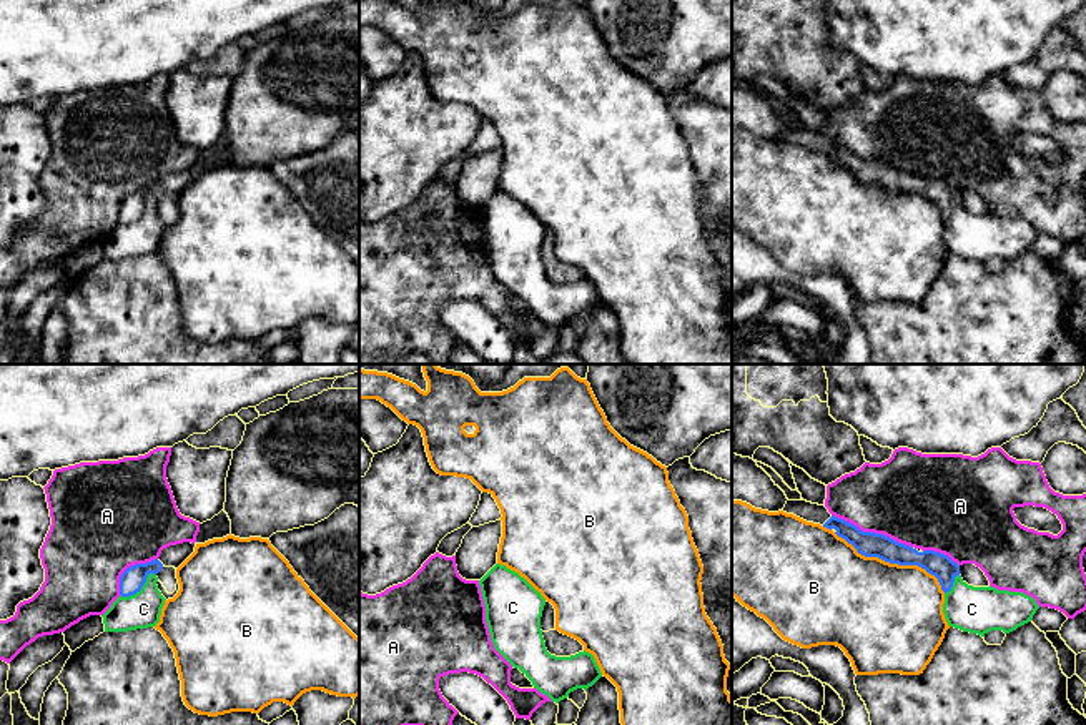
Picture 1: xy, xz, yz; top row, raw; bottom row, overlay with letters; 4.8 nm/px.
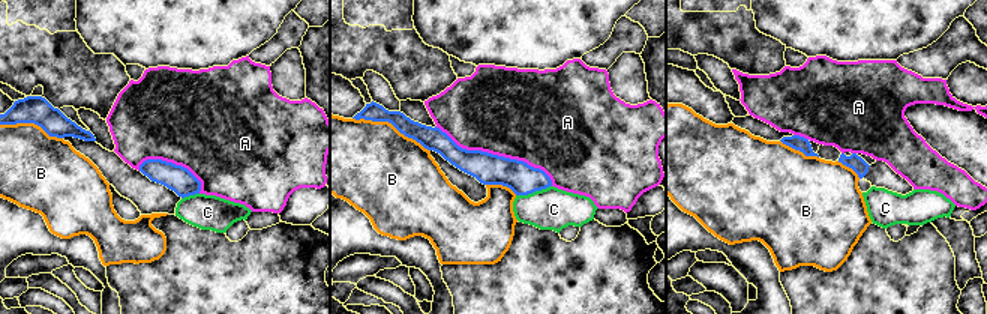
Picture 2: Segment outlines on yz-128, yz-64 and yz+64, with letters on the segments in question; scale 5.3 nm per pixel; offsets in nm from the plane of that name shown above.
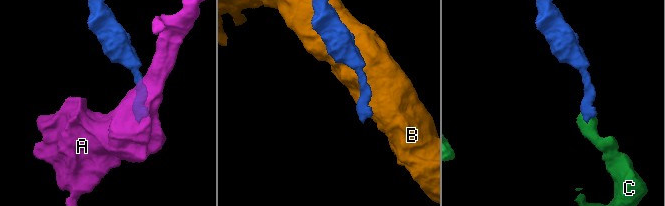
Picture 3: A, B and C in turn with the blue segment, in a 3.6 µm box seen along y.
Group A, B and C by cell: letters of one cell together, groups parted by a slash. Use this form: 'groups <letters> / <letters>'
groups A / B / C

